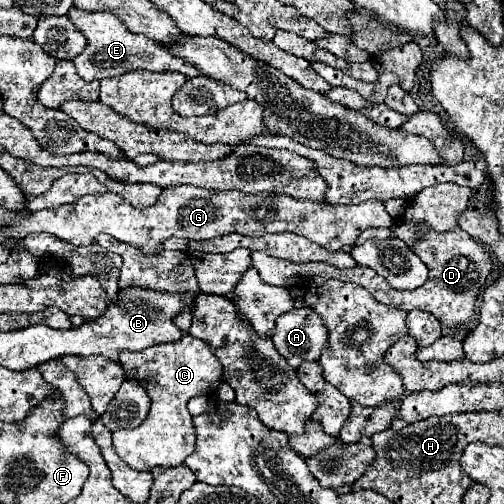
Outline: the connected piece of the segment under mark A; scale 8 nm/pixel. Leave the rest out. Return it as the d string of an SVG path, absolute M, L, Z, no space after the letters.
M293 308L275 322L273 344L289 366L299 368L301 362L321 356L327 344L327 328L313 310Z

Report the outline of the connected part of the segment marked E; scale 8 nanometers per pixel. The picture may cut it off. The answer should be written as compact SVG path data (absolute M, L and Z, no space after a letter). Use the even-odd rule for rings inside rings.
M73 6L67 16L87 40L87 48L73 60L77 74L81 78L111 78L111 76L119 76L129 70L155 70L155 72L177 70L189 78L199 76L199 72L193 66L169 54L161 44L155 44L147 36L129 32L125 24L119 18L115 18L111 12L83 12Z

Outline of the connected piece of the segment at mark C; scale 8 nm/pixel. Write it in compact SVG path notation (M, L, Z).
M185 334L177 342L153 344L141 352L121 352L119 360L123 362L125 374L135 376L151 396L151 410L139 428L113 432L115 452L127 466L141 472L149 472L153 466L167 468L183 464L195 446L195 430L187 402L193 396L210 396L215 392L221 382L219 358L207 348L205 340Z

